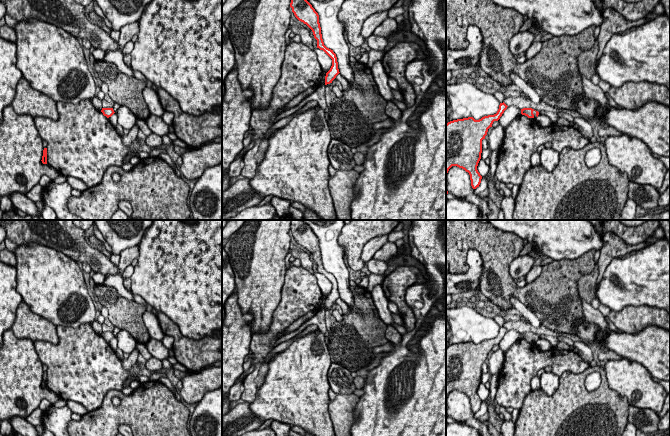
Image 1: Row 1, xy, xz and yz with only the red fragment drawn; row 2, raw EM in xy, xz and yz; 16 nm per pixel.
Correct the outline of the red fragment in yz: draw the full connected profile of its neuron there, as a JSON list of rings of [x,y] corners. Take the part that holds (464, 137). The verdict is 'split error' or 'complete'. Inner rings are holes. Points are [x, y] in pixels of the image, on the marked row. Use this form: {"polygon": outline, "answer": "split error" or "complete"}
{"polygon": [[[503,102],[494,115],[484,116],[479,120],[473,117],[457,119],[446,124],[446,185],[449,169],[457,166],[469,173],[473,189],[479,187],[482,176],[477,166],[481,159],[482,140],[507,107]]], "answer": "complete"}

